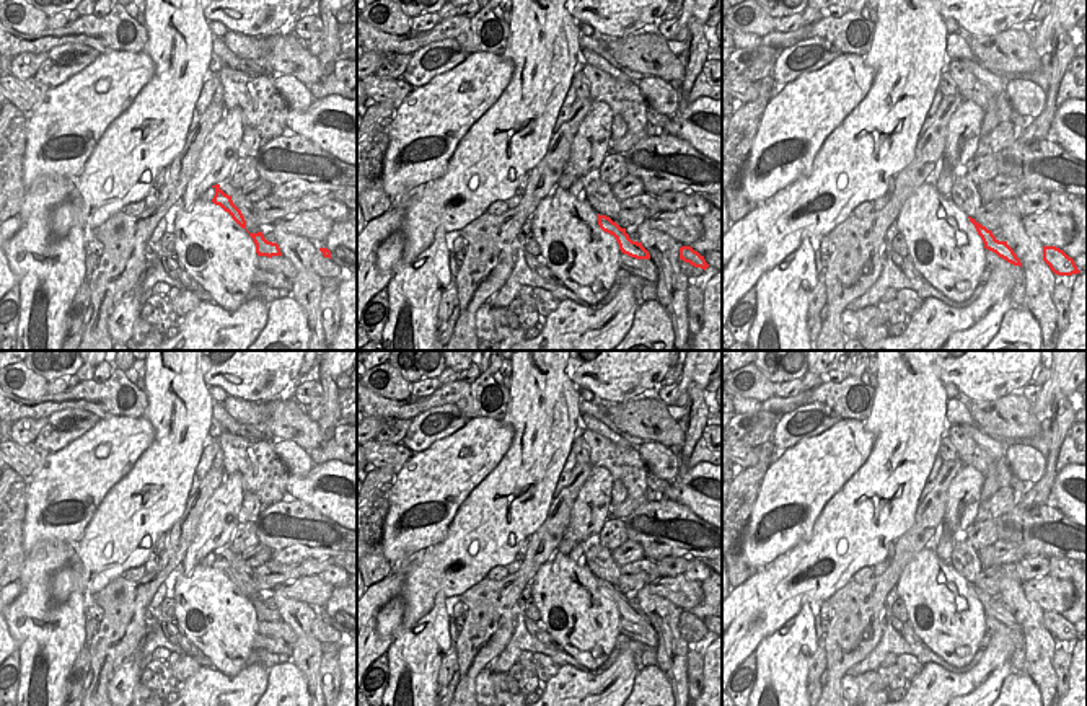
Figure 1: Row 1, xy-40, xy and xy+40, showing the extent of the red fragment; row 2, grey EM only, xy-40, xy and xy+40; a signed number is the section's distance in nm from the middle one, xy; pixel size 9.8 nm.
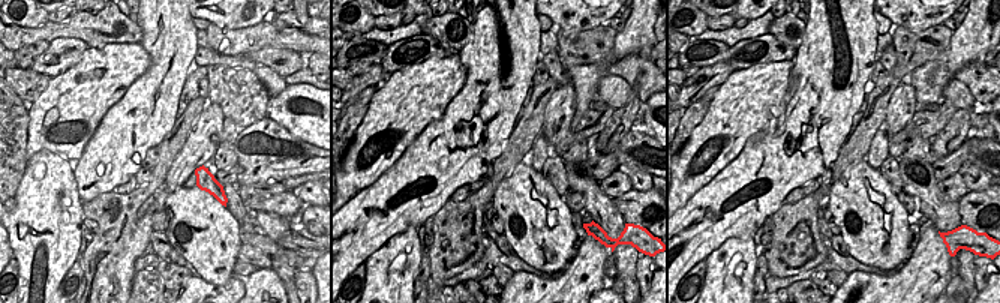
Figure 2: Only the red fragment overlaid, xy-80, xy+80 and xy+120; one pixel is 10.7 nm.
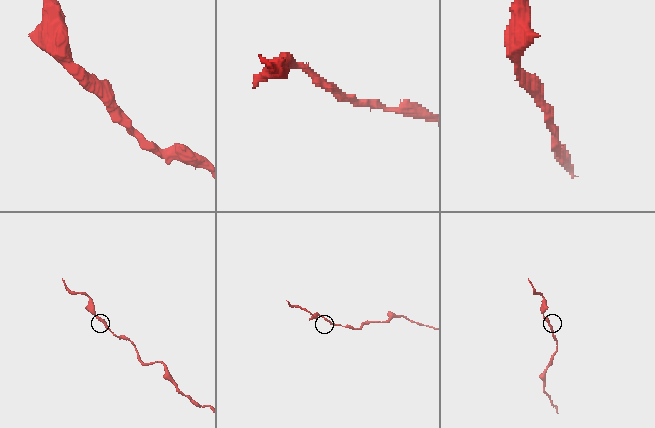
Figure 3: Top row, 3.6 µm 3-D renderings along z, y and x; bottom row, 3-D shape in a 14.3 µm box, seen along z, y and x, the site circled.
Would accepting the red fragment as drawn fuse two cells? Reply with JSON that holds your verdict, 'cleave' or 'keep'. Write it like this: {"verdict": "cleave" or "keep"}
{"verdict": "keep"}

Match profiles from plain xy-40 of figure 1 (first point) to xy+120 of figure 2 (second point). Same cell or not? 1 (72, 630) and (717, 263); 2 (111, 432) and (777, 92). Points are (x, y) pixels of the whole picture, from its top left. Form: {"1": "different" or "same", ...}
{"1": "same", "2": "same"}

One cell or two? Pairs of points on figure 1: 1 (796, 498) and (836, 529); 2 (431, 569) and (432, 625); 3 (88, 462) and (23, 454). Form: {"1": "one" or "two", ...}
{"1": "two", "2": "two", "3": "two"}

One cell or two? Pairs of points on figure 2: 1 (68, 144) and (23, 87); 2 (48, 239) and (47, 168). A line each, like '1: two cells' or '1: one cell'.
1: two cells
2: one cell

